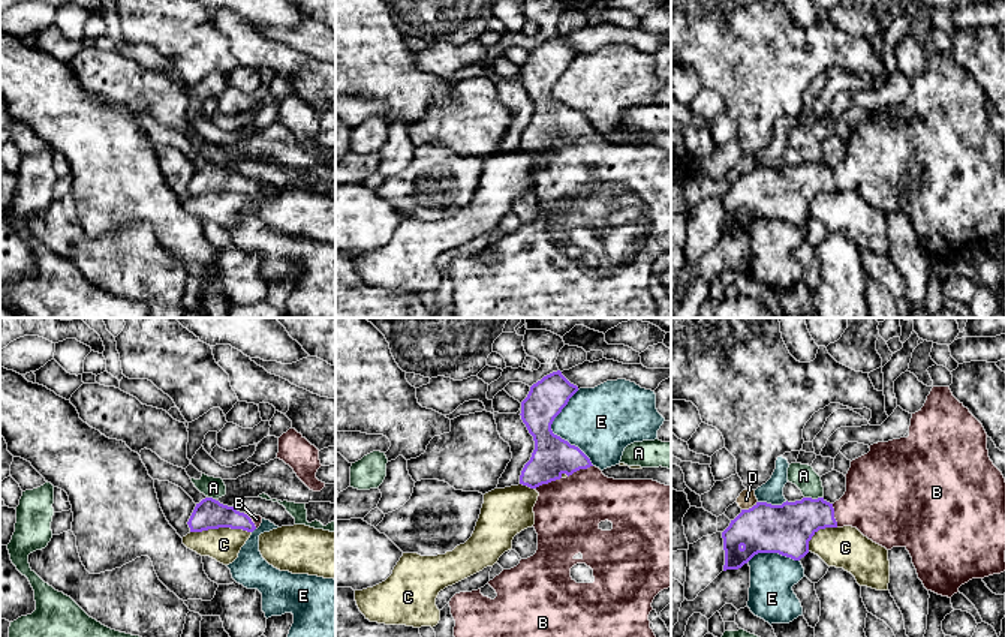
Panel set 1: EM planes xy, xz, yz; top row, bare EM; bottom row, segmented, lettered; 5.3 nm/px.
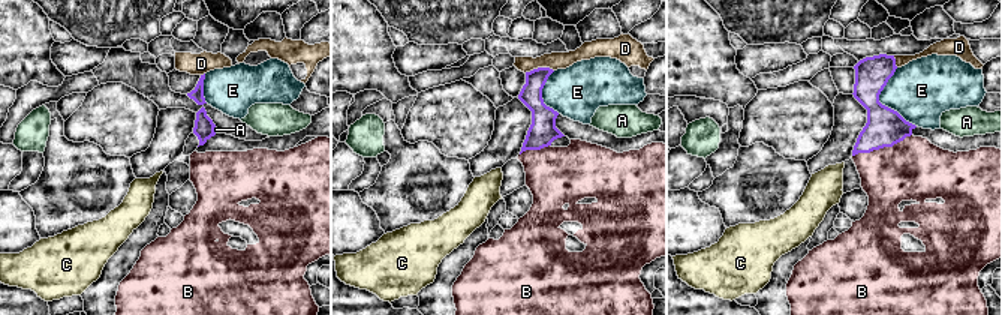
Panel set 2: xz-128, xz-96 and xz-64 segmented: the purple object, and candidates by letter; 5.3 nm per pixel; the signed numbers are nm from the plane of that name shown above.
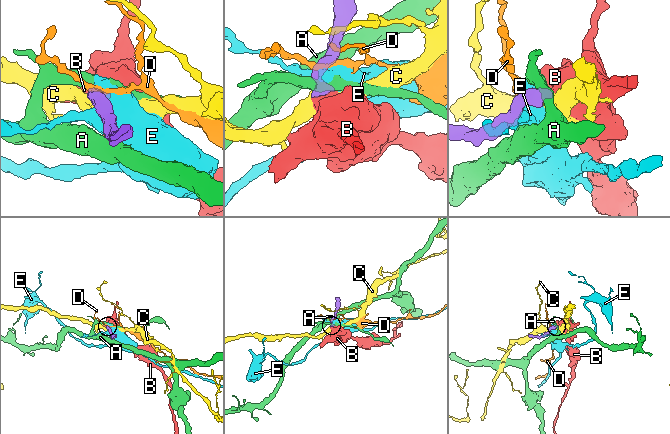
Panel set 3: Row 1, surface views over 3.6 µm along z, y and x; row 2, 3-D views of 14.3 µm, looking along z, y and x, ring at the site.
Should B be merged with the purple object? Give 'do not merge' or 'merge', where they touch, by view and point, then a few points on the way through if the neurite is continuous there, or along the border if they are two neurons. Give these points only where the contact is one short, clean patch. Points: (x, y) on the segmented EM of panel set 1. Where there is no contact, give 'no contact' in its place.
merge | xz (547, 483) | across xz (553, 456), (547, 463), (547, 483), (568, 511)

